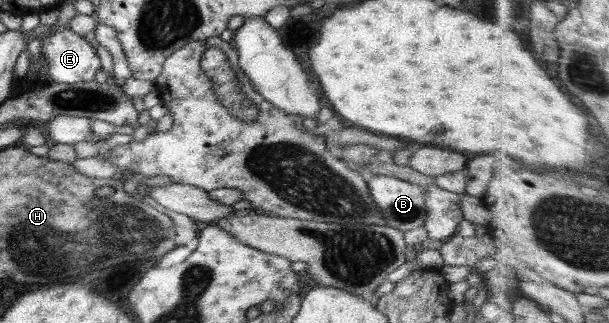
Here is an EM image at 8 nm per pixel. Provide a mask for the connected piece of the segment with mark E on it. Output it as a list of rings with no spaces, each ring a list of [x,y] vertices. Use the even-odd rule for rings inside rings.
[[[69,28],[48,34],[41,45],[48,60],[50,82],[75,84],[91,82],[101,69],[101,61],[91,38],[75,34]]]

